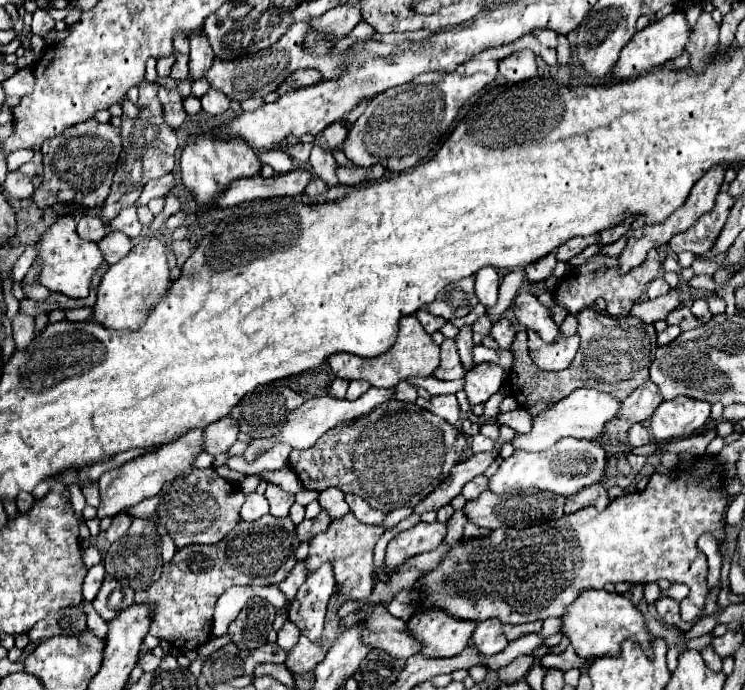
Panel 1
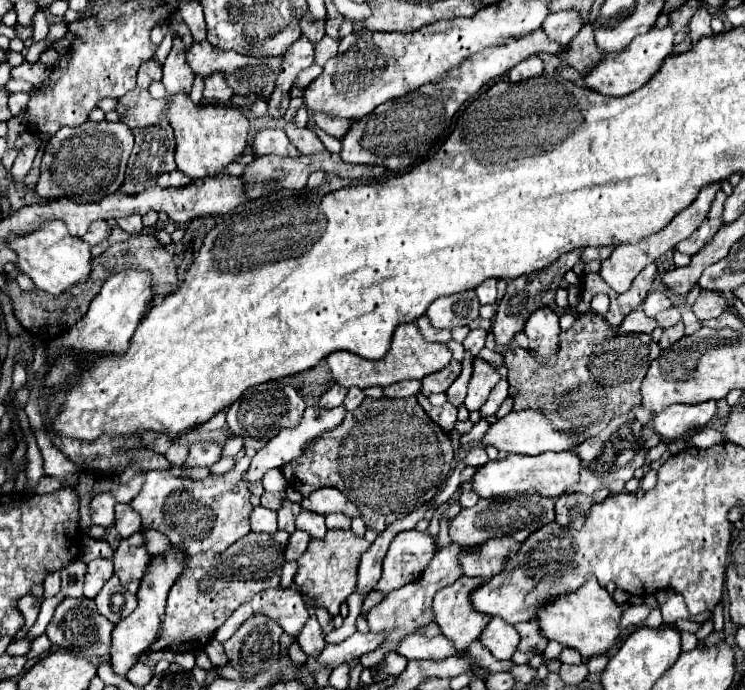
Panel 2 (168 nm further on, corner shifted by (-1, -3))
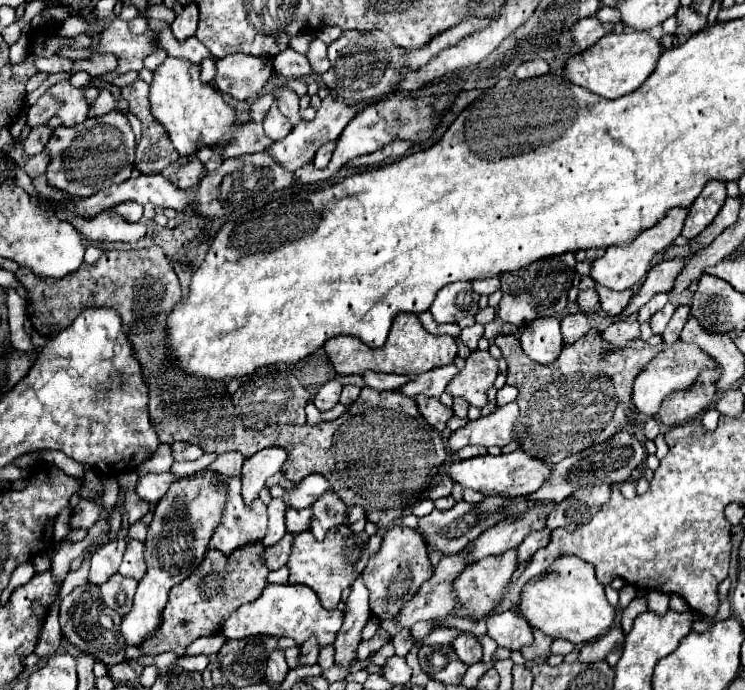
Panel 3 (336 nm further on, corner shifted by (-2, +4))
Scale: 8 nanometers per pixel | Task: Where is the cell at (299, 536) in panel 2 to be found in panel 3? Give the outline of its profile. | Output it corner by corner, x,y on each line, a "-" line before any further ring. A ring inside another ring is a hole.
288,533
280,543
276,543
276,545
272,545
272,547
266,549
266,565
272,571
276,571
282,565
286,565
290,549
292,549
292,539
294,539
294,533

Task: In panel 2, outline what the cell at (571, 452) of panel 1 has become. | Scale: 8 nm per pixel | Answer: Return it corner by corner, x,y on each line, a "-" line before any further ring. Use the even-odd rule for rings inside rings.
573,450
567,452
545,452
537,456
521,456
521,454
509,454
503,460
487,462
481,468
477,468
471,484
475,494
481,498
503,498
503,496
547,496
547,498
559,498
565,494
565,490
579,480
581,462

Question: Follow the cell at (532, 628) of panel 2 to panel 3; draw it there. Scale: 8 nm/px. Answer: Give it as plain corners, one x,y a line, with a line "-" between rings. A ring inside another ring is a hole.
532,629
534,633
534,641
526,647
522,647
522,655
526,659
534,659
534,657
548,657
550,655
550,645
552,645
552,637
540,633
538,629

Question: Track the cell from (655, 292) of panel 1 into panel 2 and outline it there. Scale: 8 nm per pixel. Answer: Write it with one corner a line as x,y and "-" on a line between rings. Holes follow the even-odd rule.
651,292
651,294
645,298
645,302
643,302
641,310
643,310
649,318
655,318
655,314
657,314
657,312
667,310
667,308
671,308
671,306
673,306
673,304
671,304
671,300
669,300
663,292

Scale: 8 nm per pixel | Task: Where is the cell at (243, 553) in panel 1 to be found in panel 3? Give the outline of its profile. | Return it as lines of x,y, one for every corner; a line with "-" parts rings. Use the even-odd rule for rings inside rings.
262,541
238,547
230,555
208,549
204,561
194,569
194,573
170,589
170,597
162,613
162,623
158,631
140,645
140,649
148,655
158,655
164,651
184,655
186,647
194,639
220,633
228,615
232,615
232,611
236,611
242,603
258,599
266,587
270,569
264,565
264,551
266,545

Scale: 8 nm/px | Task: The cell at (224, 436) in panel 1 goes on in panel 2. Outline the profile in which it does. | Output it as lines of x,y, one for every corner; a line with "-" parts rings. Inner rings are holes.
195,442
189,446
189,454
185,460
187,468
197,466
213,466
221,458
221,446
215,442

